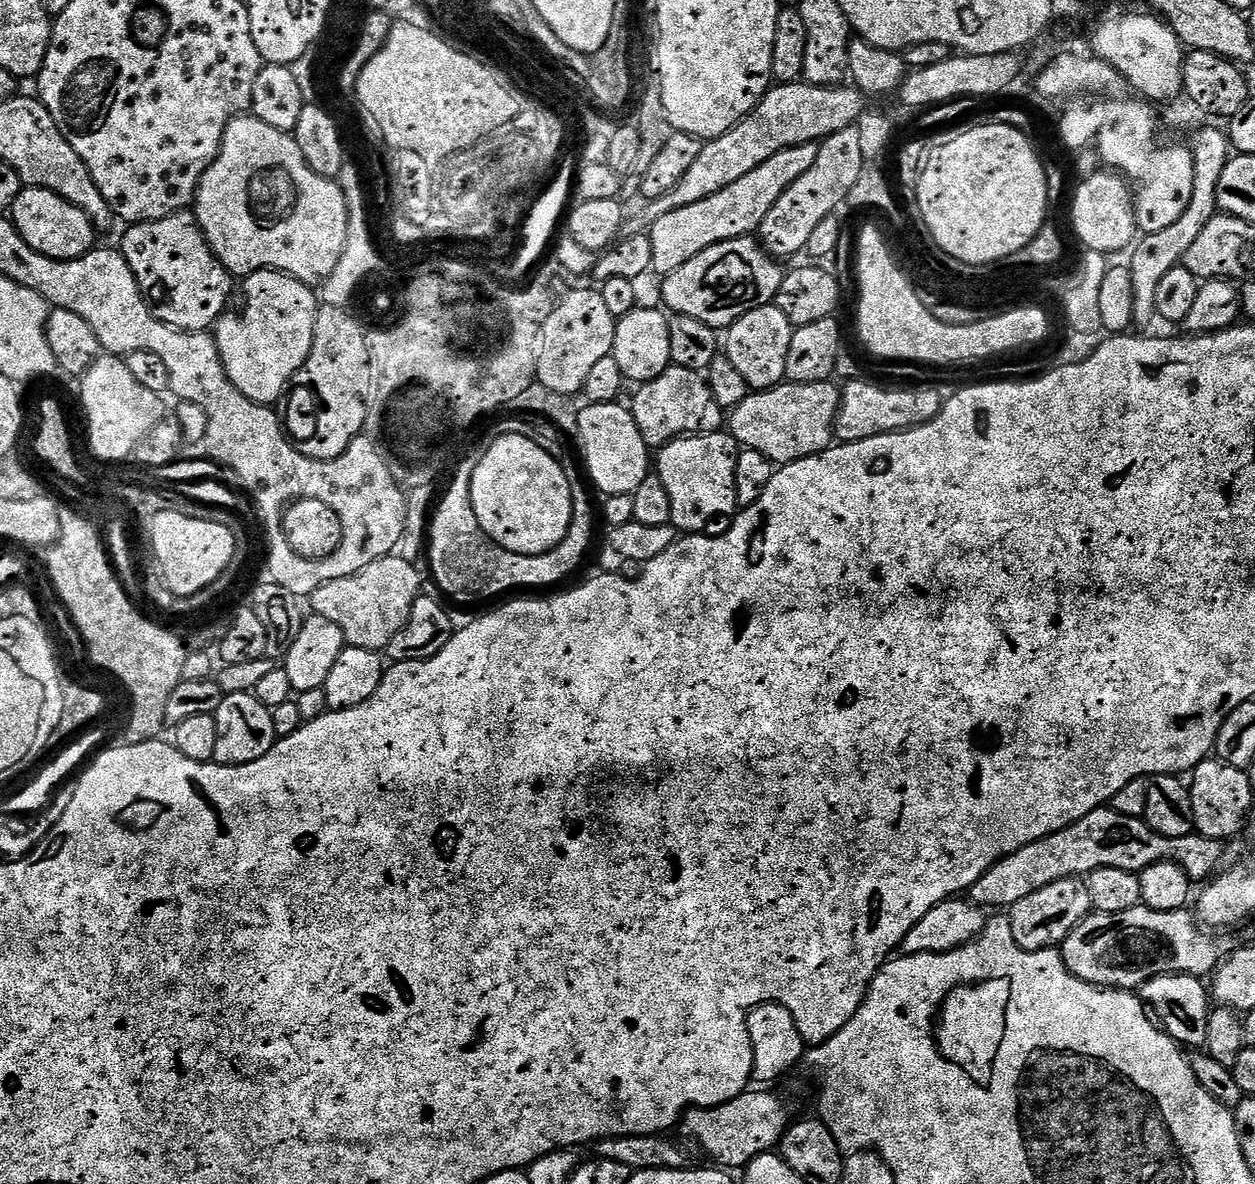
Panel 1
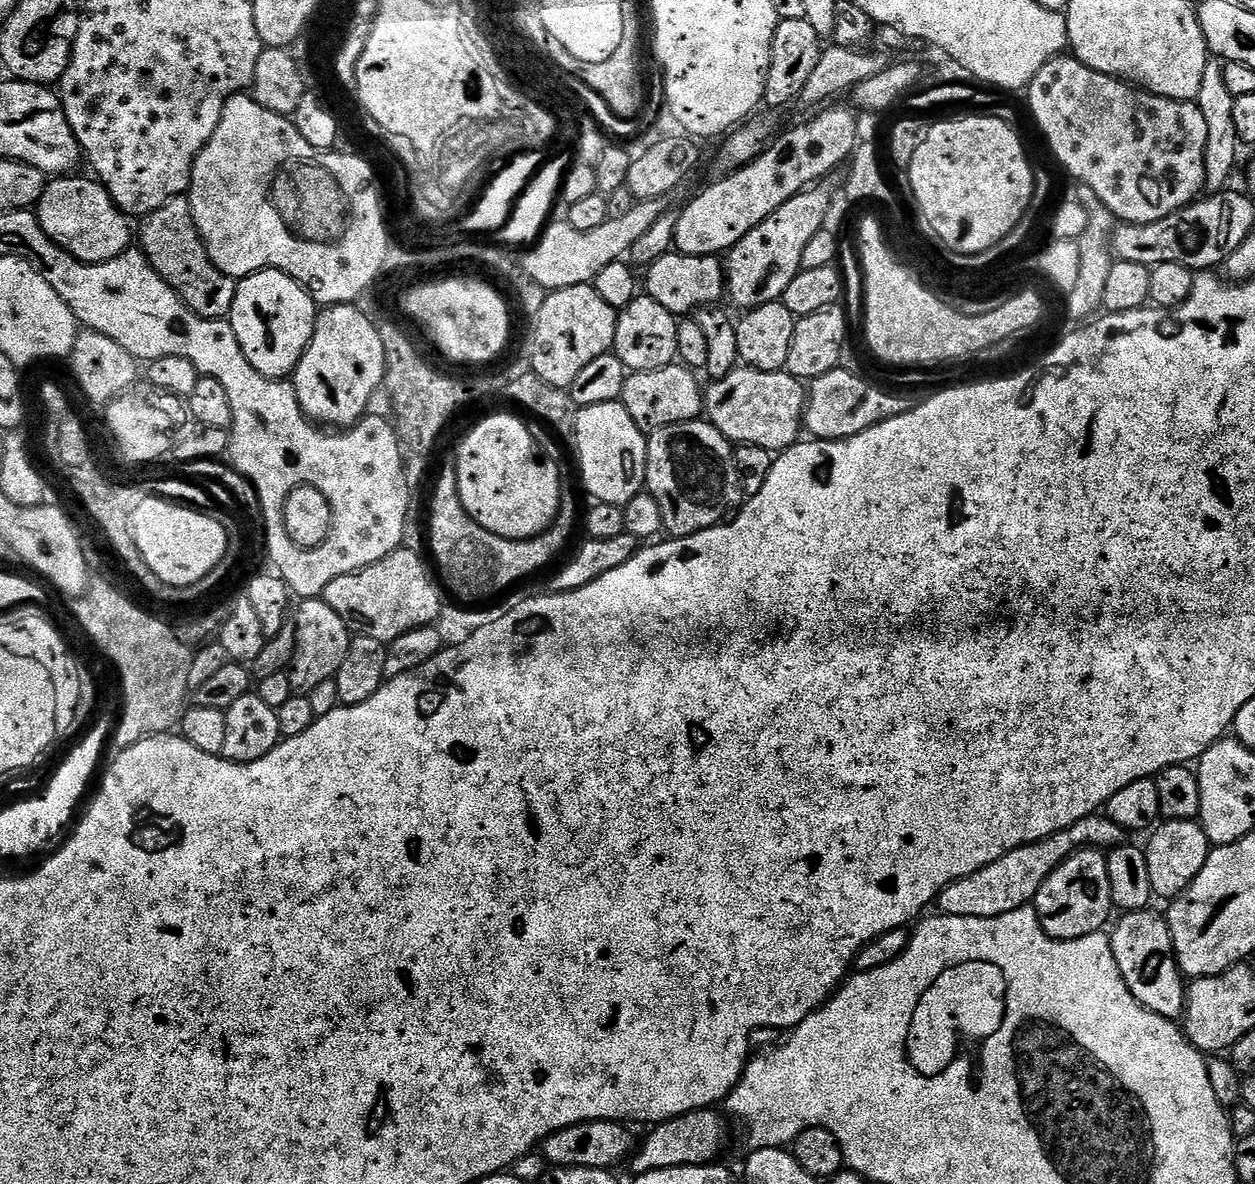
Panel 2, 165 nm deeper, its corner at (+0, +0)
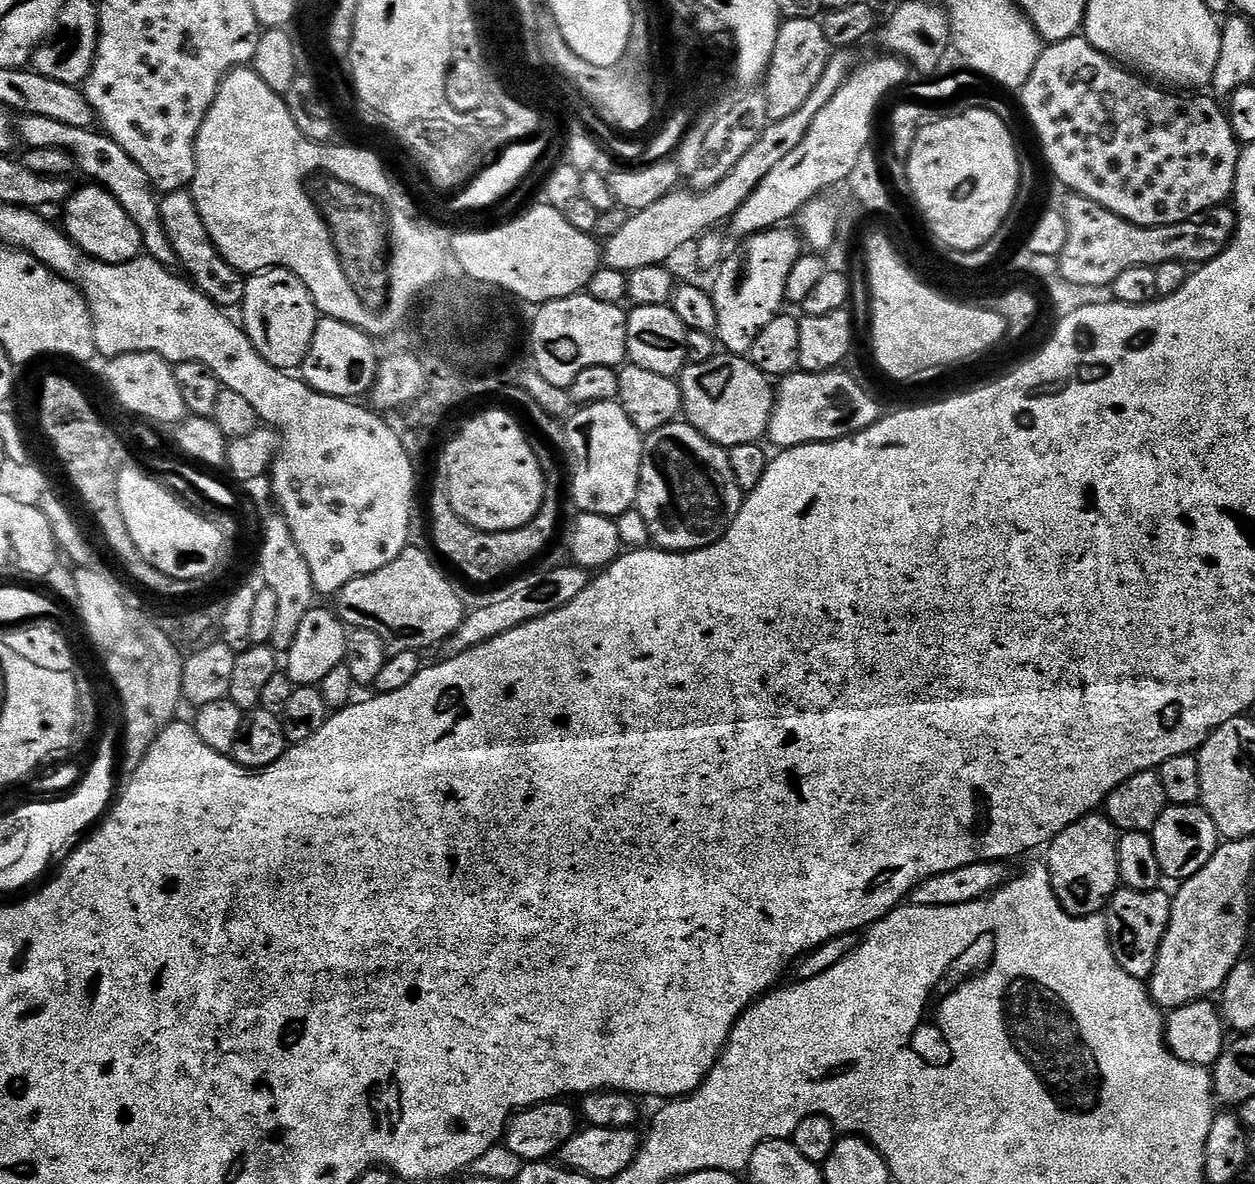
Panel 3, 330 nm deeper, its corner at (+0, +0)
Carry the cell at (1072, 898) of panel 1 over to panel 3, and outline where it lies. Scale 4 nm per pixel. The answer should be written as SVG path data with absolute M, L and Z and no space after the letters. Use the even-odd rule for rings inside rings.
M1104 814L1084 816L1078 822L1066 826L1066 830L1062 830L1062 834L1052 837L1052 843L1046 848L1046 853L1048 852L1046 867L1052 876L1052 889L1058 902L1070 915L1098 916L1112 903L1113 896L1121 887L1118 874L1118 850L1116 849L1120 837L1121 833Z

